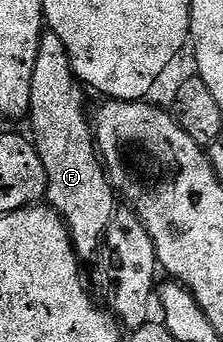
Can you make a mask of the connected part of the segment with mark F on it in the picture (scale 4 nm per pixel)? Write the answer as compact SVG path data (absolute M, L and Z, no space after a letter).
M56 39L42 40L38 47L37 58L35 59L35 71L31 75L31 103L29 104L27 122L29 121L30 127L33 128L33 133L31 132L32 142L34 148L37 149L37 157L41 160L41 168L45 179L45 197L47 198L48 204L57 212L58 216L61 217L66 229L69 230L69 235L72 238L73 252L81 259L89 256L89 258L92 258L94 254L100 250L102 240L105 236L105 228L115 212L115 204L113 205L113 200L115 201L113 186L109 184L109 177L106 176L105 170L99 160L99 154L93 140L90 118L88 116L85 118L84 92L86 93L86 90L83 88L81 82L77 80L77 76L73 74L73 68L69 66L69 57L65 54L63 43Z

